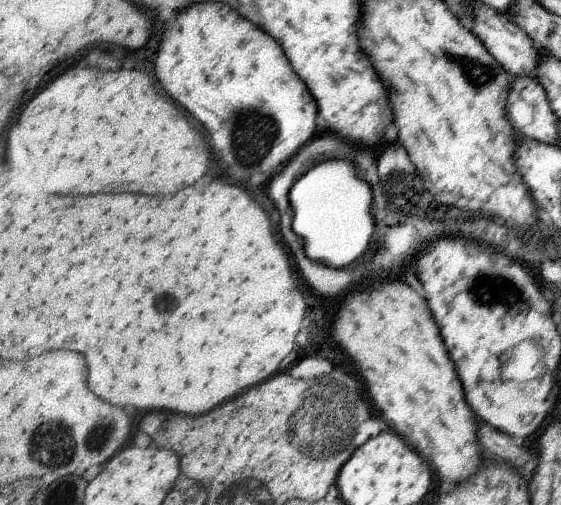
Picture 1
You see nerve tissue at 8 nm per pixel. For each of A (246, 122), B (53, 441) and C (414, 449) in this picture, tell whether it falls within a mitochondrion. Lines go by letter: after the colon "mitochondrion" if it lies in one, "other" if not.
A: mitochondrion
B: mitochondrion
C: other

